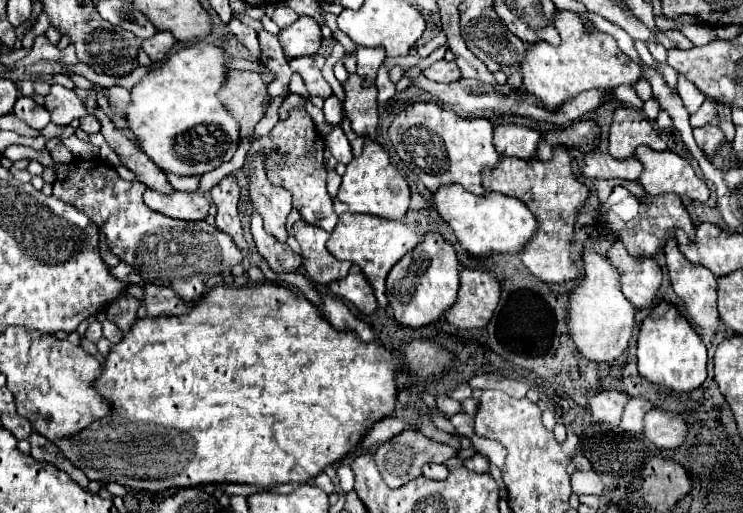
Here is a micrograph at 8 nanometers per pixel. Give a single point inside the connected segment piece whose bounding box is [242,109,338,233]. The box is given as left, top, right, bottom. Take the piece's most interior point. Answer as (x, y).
(293, 149)

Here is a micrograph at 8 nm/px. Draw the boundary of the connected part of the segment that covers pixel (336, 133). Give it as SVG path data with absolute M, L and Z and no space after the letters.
M334 127L334 129L330 131L330 135L326 137L326 141L328 141L328 147L330 147L332 155L334 155L340 163L348 165L350 159L352 159L352 149L350 149L350 143L348 143L346 135L342 133L342 129L340 129L340 127Z

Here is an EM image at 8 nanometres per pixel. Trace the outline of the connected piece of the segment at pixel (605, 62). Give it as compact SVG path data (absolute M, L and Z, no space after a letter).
M558 11L556 29L562 37L562 43L558 47L554 45L528 47L528 57L524 59L524 69L522 69L524 89L536 95L548 111L562 107L566 101L574 99L578 93L584 93L590 89L608 91L618 85L634 85L642 77L640 67L620 51L614 37L600 31L588 33L580 17L576 17L576 13Z

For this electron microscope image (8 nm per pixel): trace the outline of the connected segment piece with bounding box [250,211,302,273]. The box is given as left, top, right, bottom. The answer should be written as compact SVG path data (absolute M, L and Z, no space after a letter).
M252 211L250 229L252 229L252 237L254 237L258 253L266 259L266 263L270 265L272 271L276 271L276 273L298 271L298 267L302 265L302 257L296 255L286 243L280 243L276 237L272 237L268 231L264 231L262 217L256 211Z

